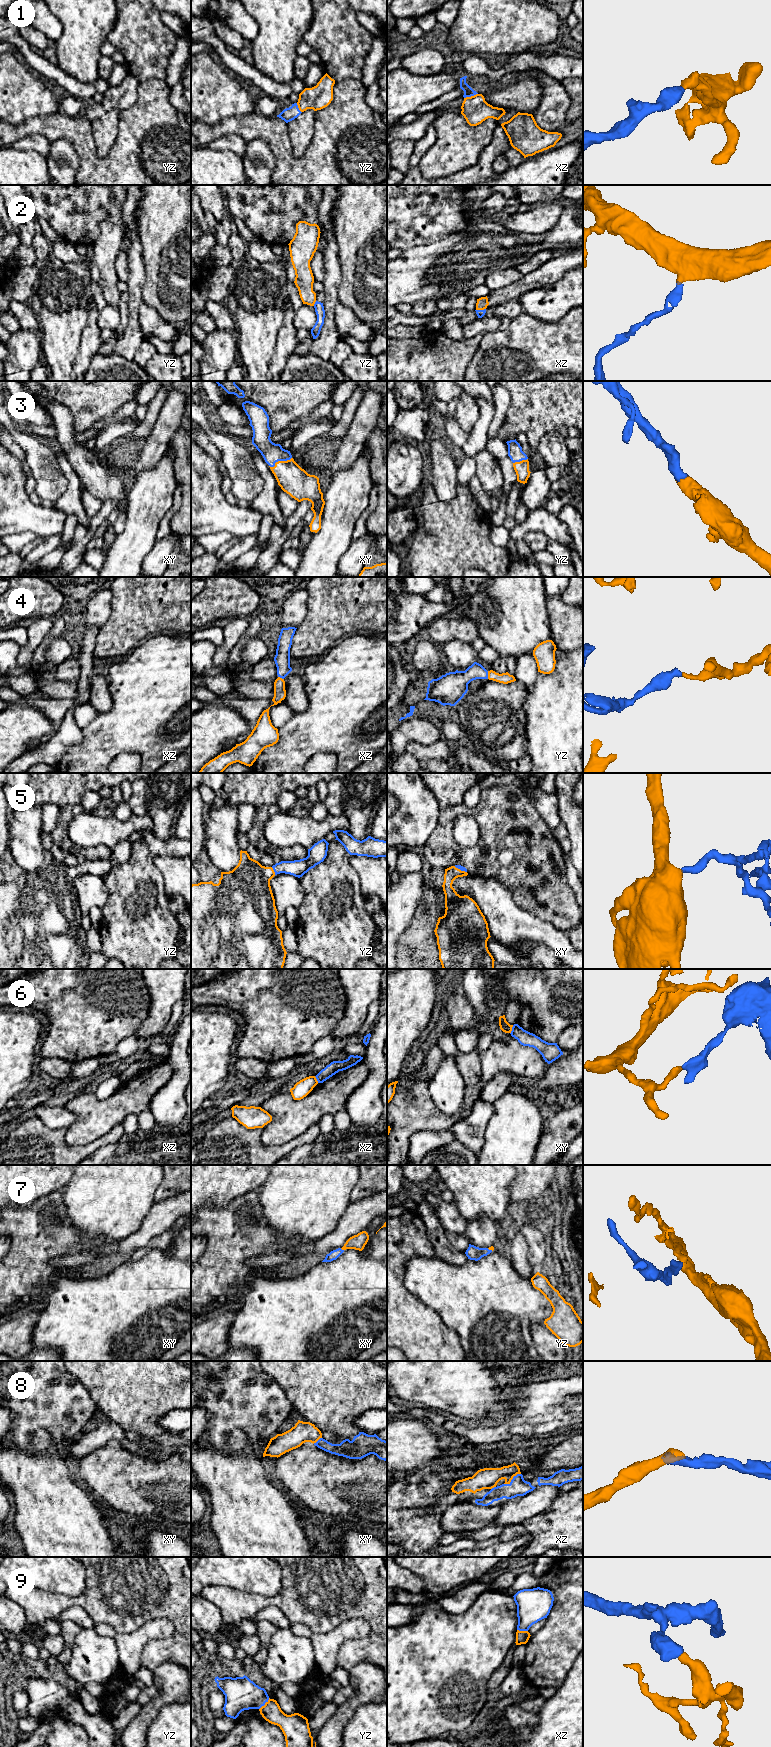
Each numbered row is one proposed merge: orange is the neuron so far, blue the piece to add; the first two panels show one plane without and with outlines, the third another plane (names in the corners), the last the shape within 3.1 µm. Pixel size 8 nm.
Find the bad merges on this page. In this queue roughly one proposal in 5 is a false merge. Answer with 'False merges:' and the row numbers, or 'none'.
False merges: 6

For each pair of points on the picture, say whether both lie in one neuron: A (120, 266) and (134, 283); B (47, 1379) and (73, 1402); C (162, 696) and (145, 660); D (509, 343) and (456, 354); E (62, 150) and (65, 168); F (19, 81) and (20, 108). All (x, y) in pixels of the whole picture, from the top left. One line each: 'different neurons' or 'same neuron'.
A: different neurons
B: same neuron
C: same neuron
D: different neurons
E: same neuron
F: same neuron

